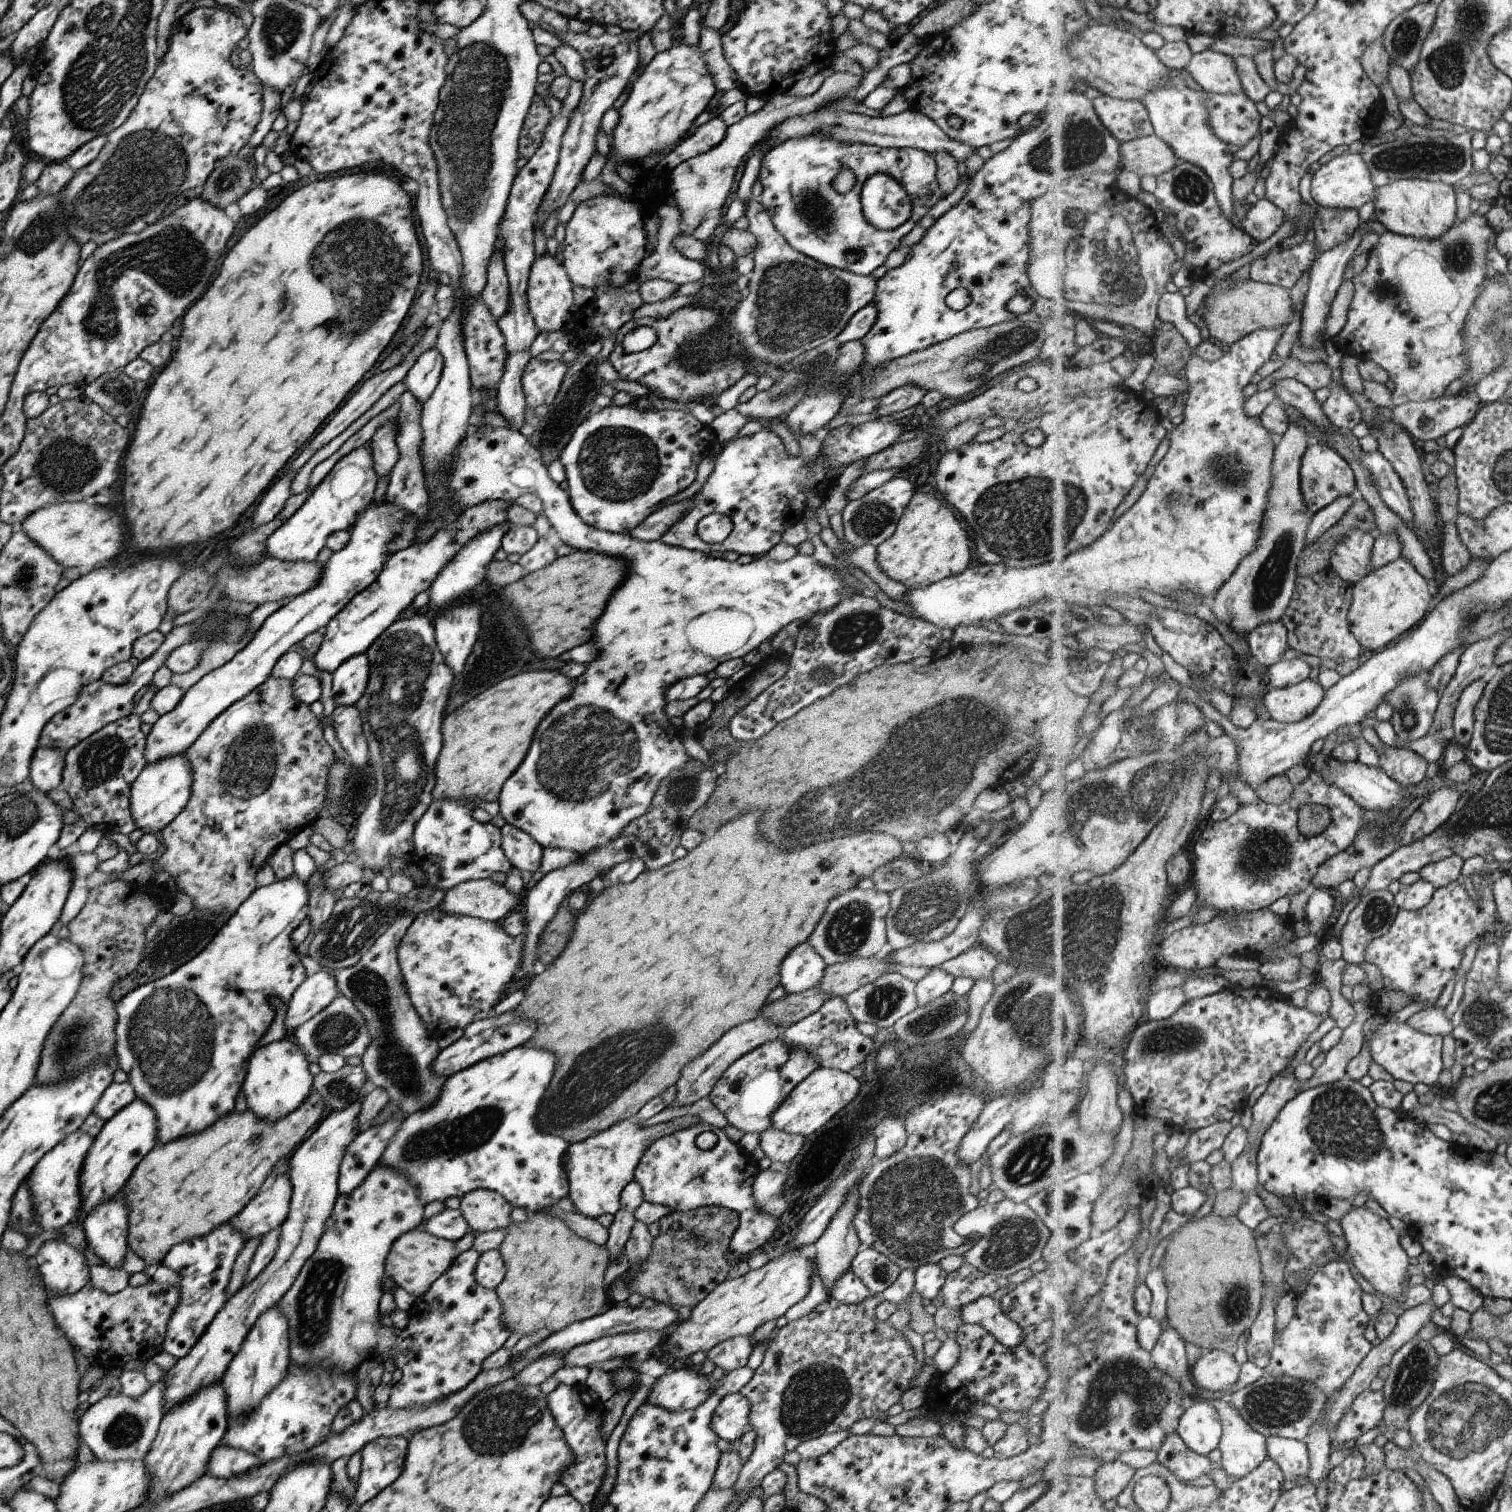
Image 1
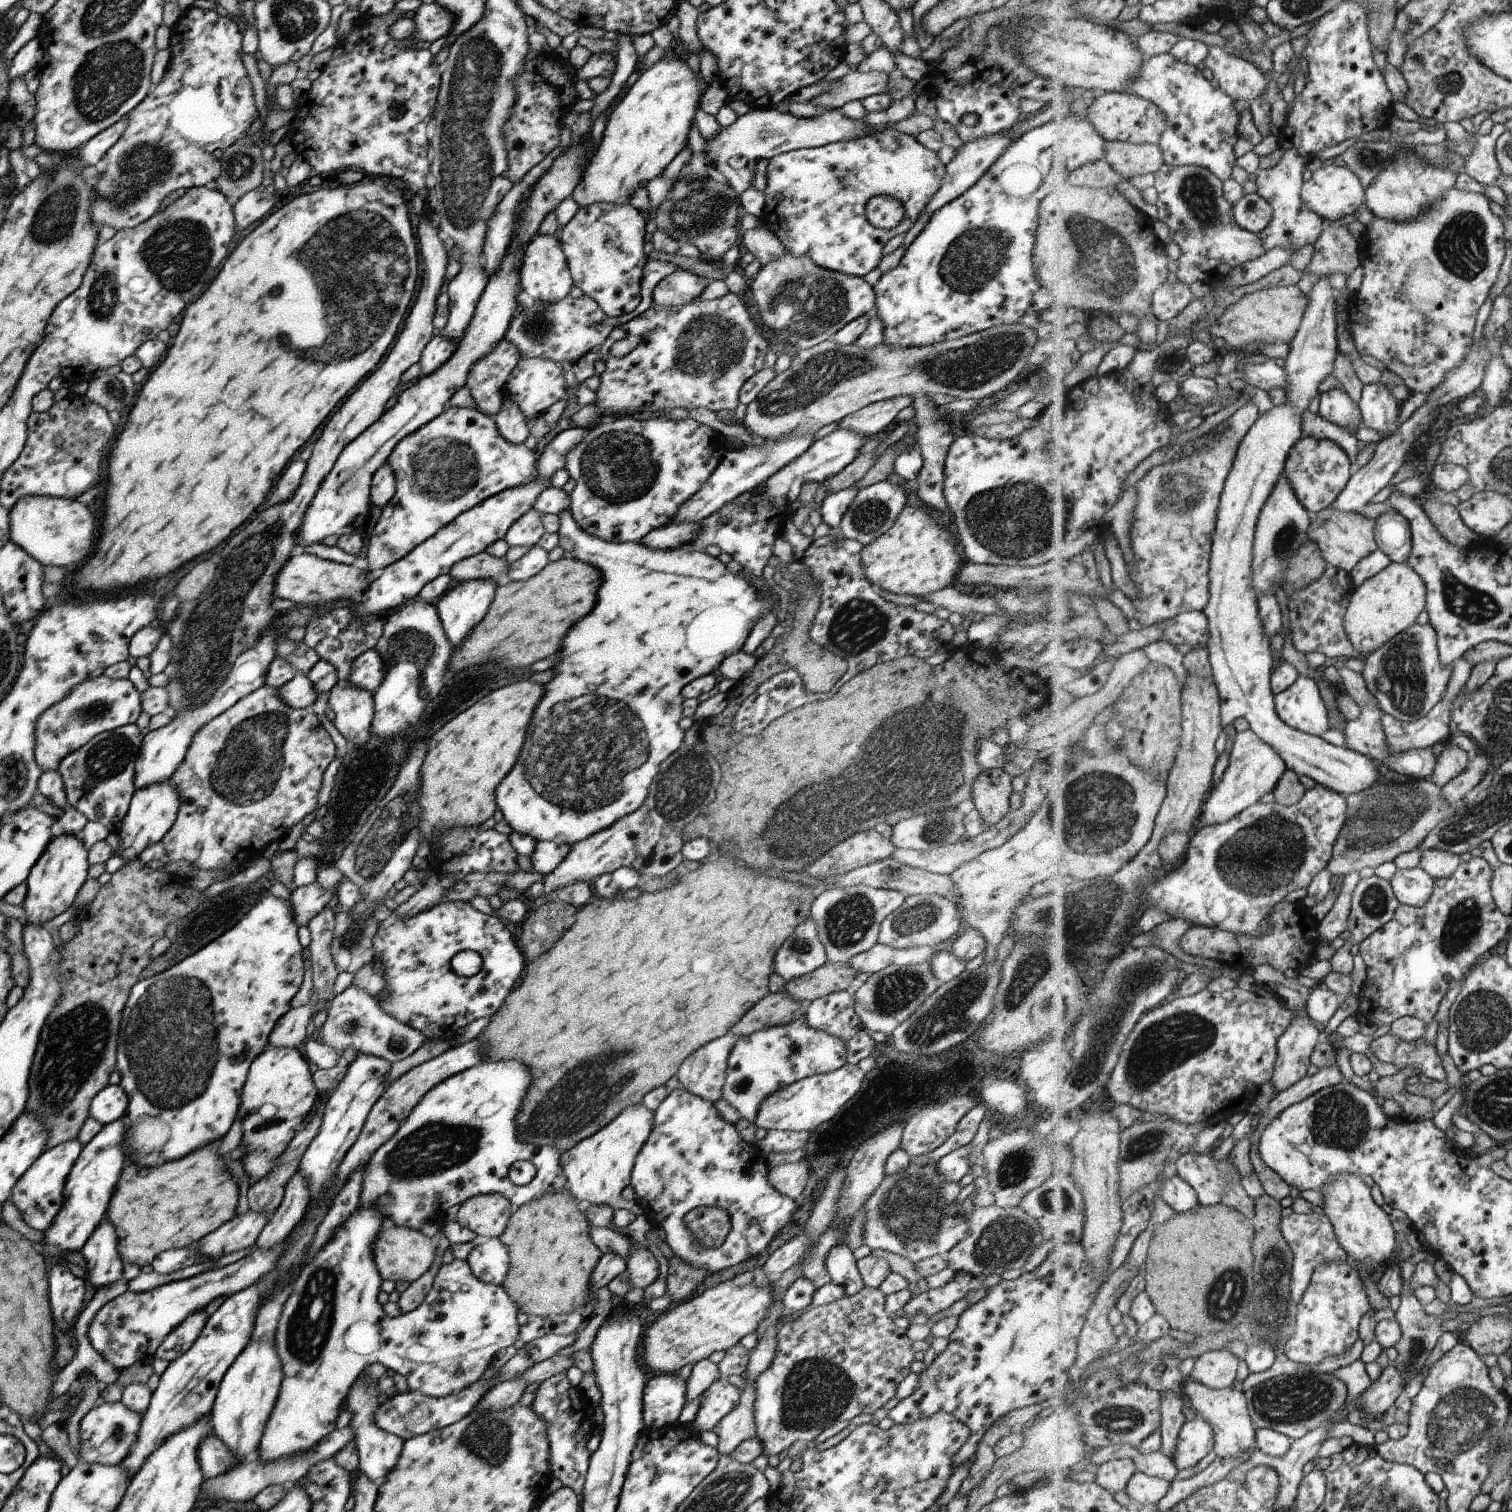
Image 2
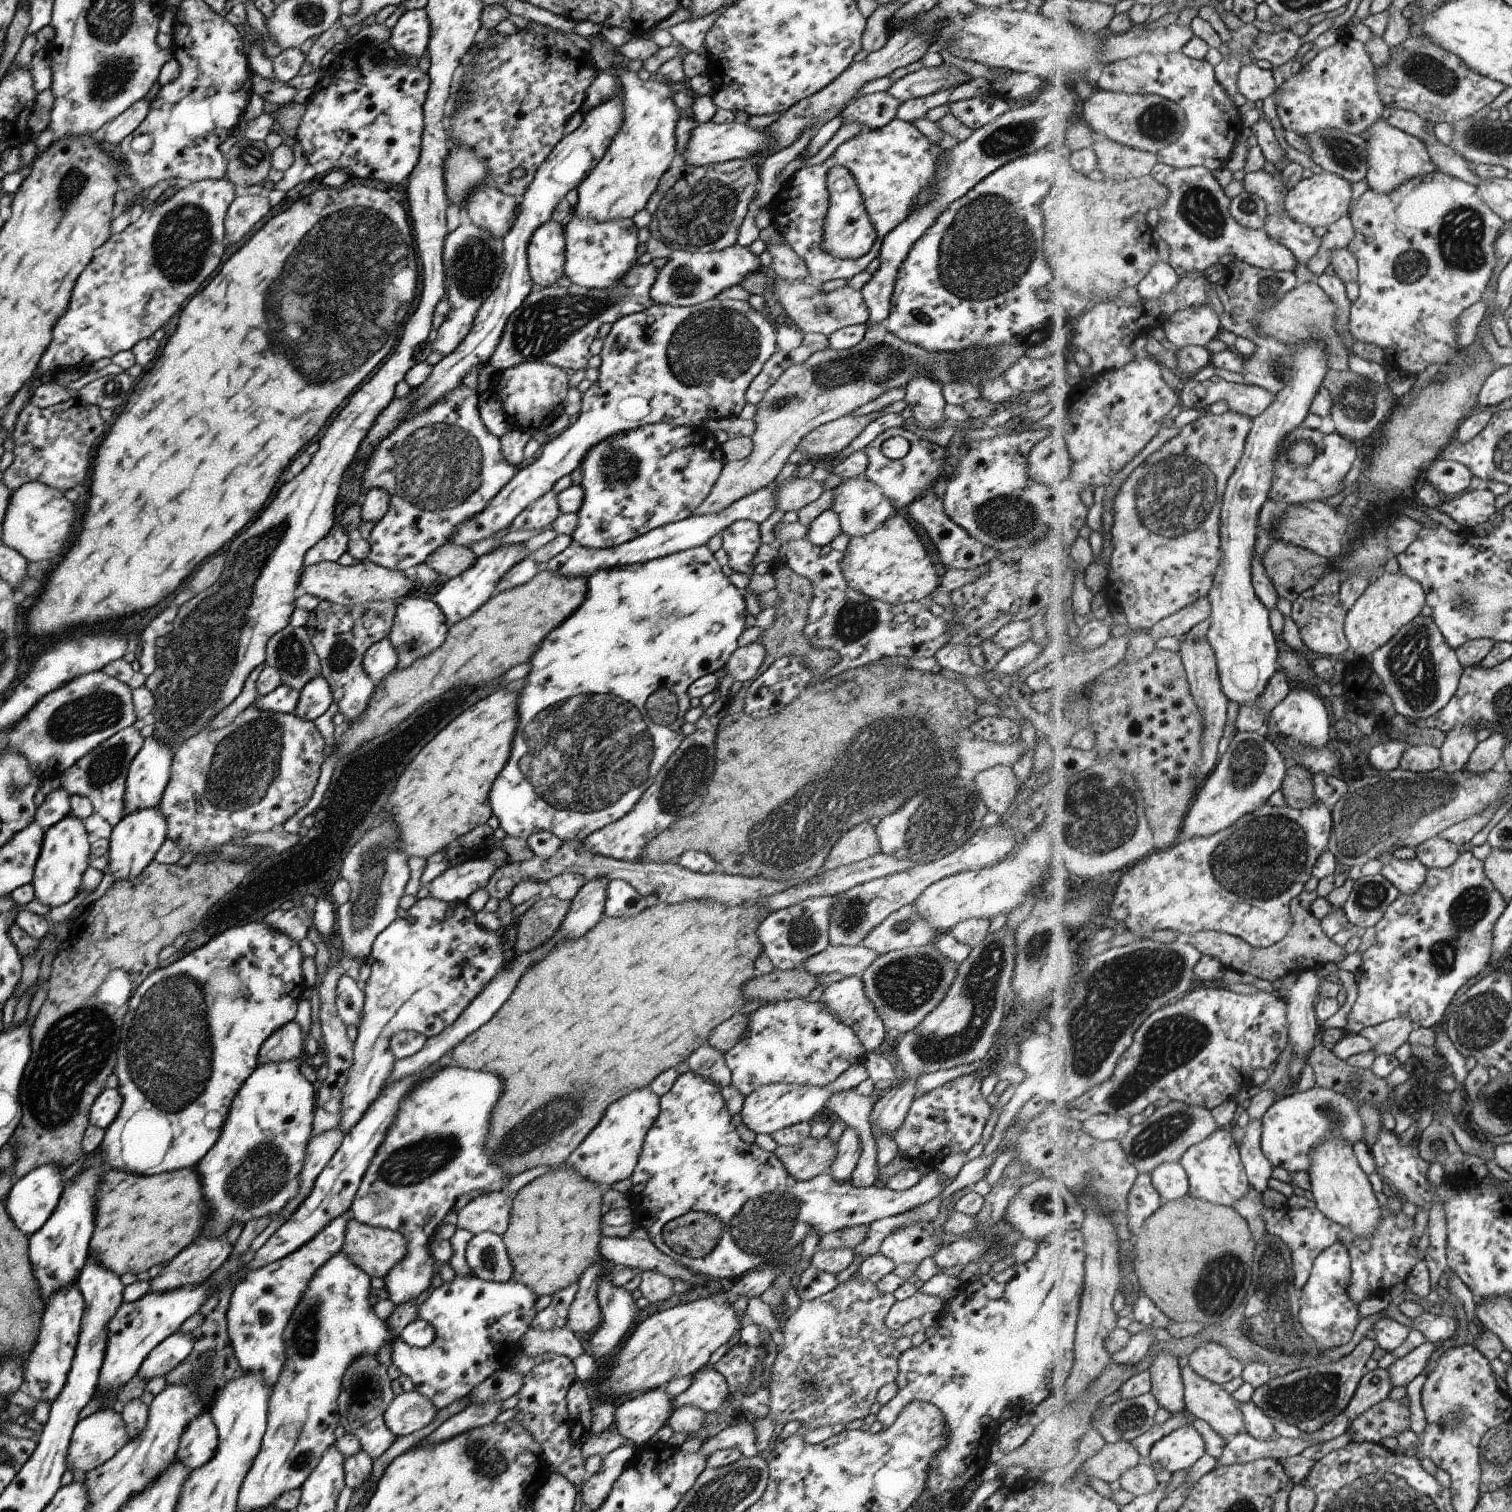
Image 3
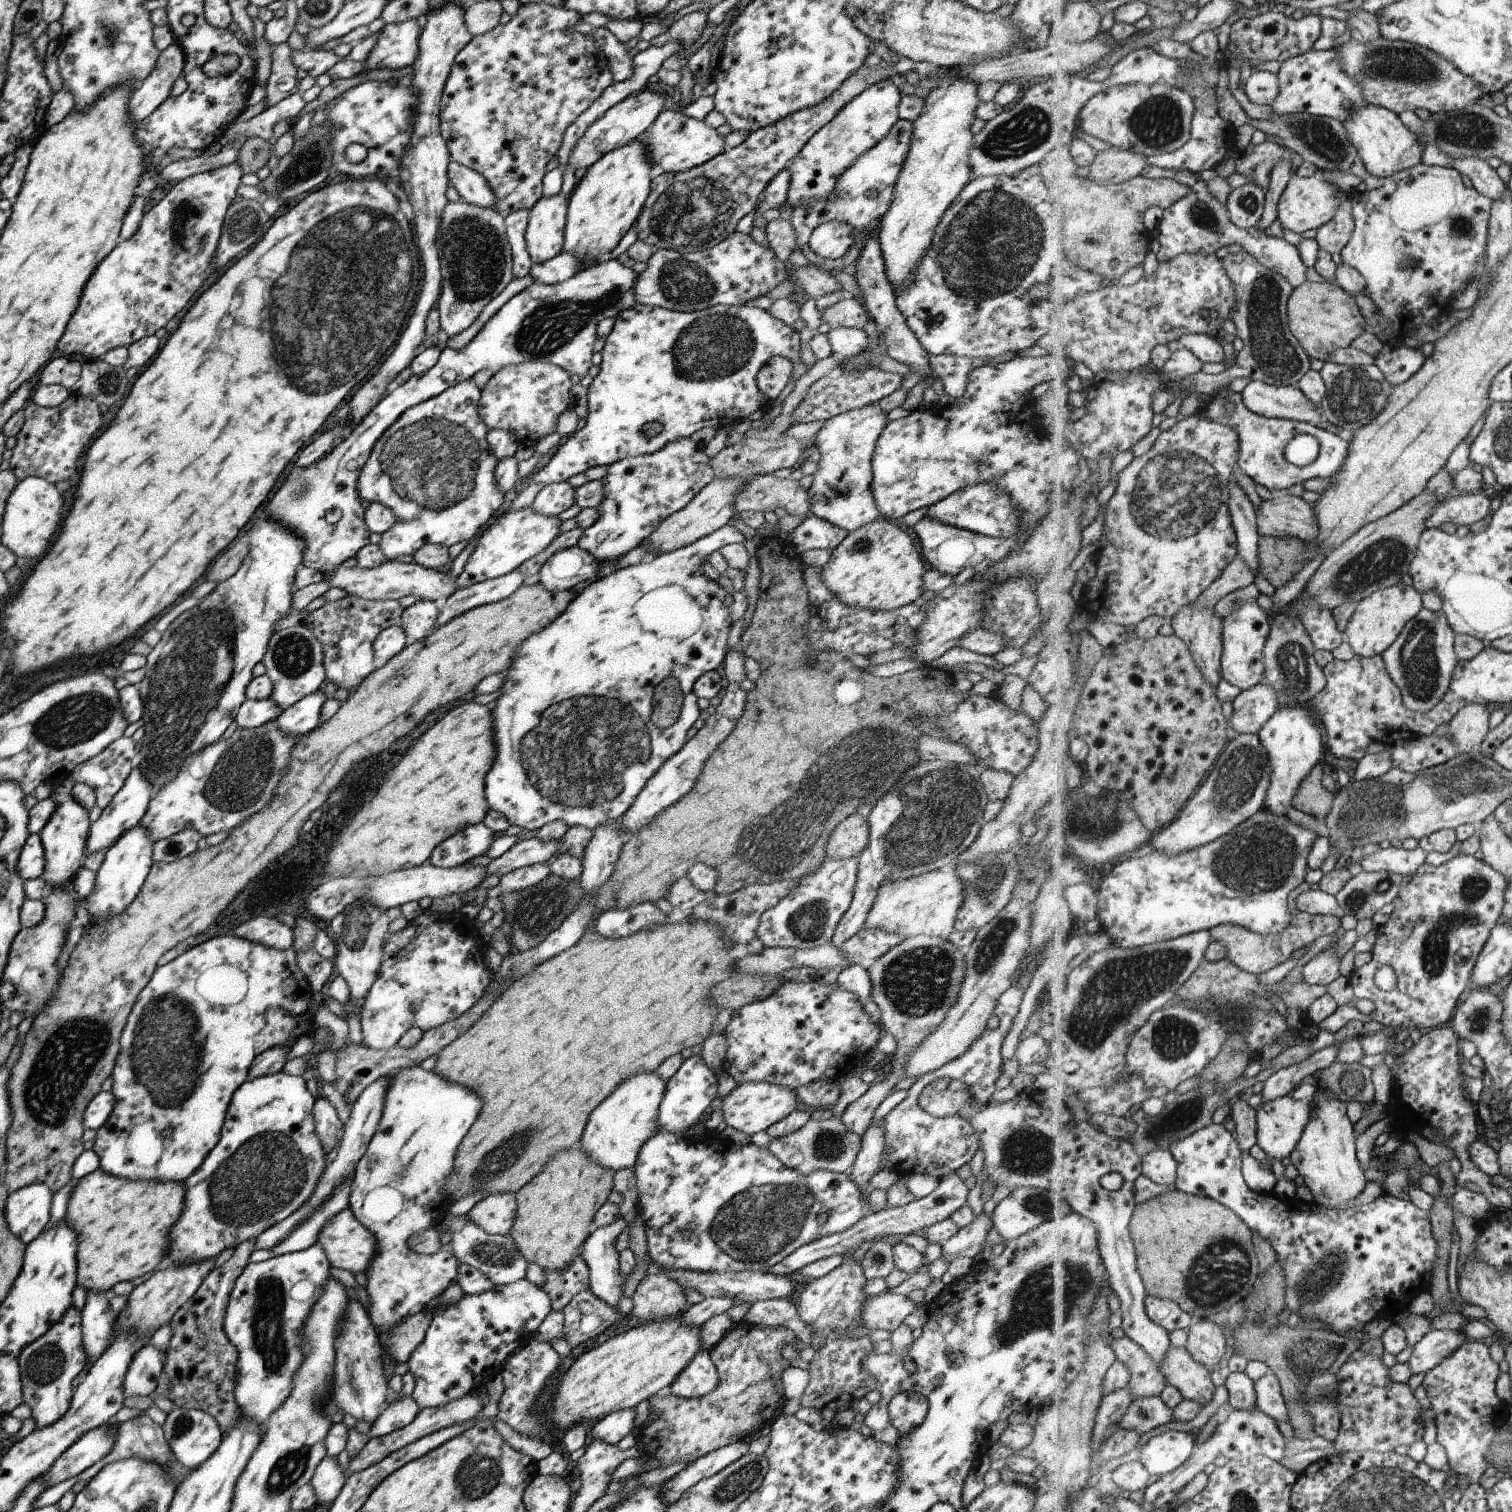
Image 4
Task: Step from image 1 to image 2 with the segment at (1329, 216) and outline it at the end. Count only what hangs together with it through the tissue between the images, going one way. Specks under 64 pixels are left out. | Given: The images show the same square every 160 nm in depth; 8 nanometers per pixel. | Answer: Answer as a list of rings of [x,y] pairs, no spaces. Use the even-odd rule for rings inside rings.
[[[1325,222],[1319,240],[1314,244],[1312,258],[1304,272],[1312,272],[1328,277],[1333,272],[1350,275],[1362,265],[1359,257],[1360,242],[1351,238],[1347,225]]]

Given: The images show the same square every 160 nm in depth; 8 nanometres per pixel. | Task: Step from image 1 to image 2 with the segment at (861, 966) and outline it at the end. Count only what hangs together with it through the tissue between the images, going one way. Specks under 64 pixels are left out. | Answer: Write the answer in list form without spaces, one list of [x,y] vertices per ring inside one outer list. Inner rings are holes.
[[[825,962],[819,968],[803,976],[785,981],[783,993],[787,993],[796,1001],[812,1001],[826,994],[849,988],[856,973],[859,972],[843,962]]]

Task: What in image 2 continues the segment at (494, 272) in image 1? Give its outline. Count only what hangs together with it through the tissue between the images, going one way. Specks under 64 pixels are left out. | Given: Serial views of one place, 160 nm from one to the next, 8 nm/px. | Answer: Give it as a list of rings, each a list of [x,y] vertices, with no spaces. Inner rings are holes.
[[[557,146],[527,174],[498,200],[489,218],[485,221],[485,234],[482,240],[482,266],[486,276],[492,275],[501,262],[510,243],[511,233],[514,229],[514,215],[516,206],[520,204],[522,195],[532,186],[538,177],[546,171],[553,159],[563,150]]]

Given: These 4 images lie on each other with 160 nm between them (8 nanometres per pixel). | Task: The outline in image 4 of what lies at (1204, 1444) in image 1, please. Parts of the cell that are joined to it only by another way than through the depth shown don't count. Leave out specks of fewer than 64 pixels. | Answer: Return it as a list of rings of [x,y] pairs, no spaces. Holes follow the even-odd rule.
[[[1167,1430],[1152,1436],[1152,1439],[1142,1446],[1139,1460],[1150,1474],[1161,1477],[1172,1473],[1192,1457],[1196,1448],[1195,1438],[1188,1430]]]

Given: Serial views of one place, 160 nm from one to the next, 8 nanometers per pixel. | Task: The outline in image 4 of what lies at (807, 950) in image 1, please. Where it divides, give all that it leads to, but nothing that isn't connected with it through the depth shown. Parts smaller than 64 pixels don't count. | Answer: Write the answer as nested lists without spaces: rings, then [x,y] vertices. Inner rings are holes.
[[[823,857],[775,906],[761,913],[755,938],[761,940],[763,947],[808,949],[829,943],[835,926],[850,905],[857,869],[856,857],[842,861]]]

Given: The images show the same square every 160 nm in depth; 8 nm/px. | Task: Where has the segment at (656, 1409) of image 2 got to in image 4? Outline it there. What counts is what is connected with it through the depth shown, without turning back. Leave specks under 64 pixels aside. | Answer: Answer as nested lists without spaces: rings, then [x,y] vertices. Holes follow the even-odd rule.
[[[635,1407],[633,1409],[618,1410],[601,1417],[596,1422],[591,1423],[591,1428],[588,1430],[588,1442],[591,1442],[591,1440],[601,1441],[615,1446],[623,1436],[633,1430],[634,1416]]]

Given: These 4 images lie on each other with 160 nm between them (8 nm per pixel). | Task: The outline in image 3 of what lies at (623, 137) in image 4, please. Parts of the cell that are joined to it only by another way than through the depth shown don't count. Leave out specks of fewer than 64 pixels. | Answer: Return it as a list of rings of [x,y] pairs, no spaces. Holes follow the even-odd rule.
[[[617,94],[604,103],[589,109],[573,132],[561,137],[548,157],[537,167],[531,184],[519,199],[519,214],[513,220],[510,229],[502,236],[502,261],[504,271],[499,284],[478,306],[470,331],[448,355],[443,356],[432,366],[426,379],[415,387],[416,400],[412,408],[403,418],[414,415],[417,411],[432,405],[442,394],[459,385],[464,374],[477,364],[486,364],[494,346],[498,344],[504,322],[510,320],[510,314],[523,302],[526,294],[533,288],[528,273],[526,248],[530,234],[551,216],[553,207],[569,190],[576,186],[589,174],[590,170],[601,160],[613,137],[619,131],[624,117],[624,98]]]

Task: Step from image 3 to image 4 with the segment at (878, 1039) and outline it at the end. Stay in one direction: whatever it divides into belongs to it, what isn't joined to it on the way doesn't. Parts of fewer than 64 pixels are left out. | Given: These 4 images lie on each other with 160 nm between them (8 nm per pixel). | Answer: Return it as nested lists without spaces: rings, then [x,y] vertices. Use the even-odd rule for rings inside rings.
[[[851,964],[843,968],[837,975],[836,983],[842,989],[852,992],[870,1019],[874,1023],[878,1022],[880,1010],[871,1000],[870,980],[864,964]]]

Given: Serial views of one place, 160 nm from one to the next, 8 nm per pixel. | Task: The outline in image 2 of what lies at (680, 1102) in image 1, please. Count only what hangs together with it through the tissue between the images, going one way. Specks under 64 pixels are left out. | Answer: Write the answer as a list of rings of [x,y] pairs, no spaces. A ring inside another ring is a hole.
[[[727,1032],[696,1048],[678,1066],[676,1074],[680,1086],[705,1100],[719,1099],[725,1082],[728,1052],[736,1038]]]

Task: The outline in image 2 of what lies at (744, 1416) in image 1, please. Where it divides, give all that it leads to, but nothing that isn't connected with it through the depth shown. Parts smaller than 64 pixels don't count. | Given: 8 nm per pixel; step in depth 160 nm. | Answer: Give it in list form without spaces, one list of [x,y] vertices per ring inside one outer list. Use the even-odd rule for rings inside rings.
[[[725,1378],[715,1379],[701,1394],[699,1398],[699,1407],[694,1417],[693,1422],[699,1428],[699,1431],[710,1431],[713,1425],[716,1425],[718,1420],[721,1420],[732,1408],[735,1406],[737,1400],[739,1400],[740,1388],[737,1388]]]

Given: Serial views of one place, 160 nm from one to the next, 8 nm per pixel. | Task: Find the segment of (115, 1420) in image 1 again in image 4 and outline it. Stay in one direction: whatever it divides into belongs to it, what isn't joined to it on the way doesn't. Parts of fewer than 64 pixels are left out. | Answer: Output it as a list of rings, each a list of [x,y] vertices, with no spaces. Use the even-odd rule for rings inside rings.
[[[103,1424],[88,1430],[66,1448],[42,1474],[44,1485],[48,1488],[59,1484],[95,1464],[110,1451],[116,1434],[115,1424]]]

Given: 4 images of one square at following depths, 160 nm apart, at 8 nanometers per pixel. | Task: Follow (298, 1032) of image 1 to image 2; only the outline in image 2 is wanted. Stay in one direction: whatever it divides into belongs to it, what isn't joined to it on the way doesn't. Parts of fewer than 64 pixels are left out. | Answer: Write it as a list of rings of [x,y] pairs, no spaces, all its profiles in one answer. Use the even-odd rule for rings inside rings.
[[[350,984],[330,1000],[318,1041],[338,1053],[350,1046],[356,1053],[367,1053],[392,1063],[413,1054],[426,1040],[421,1031],[385,1014],[366,990]]]

